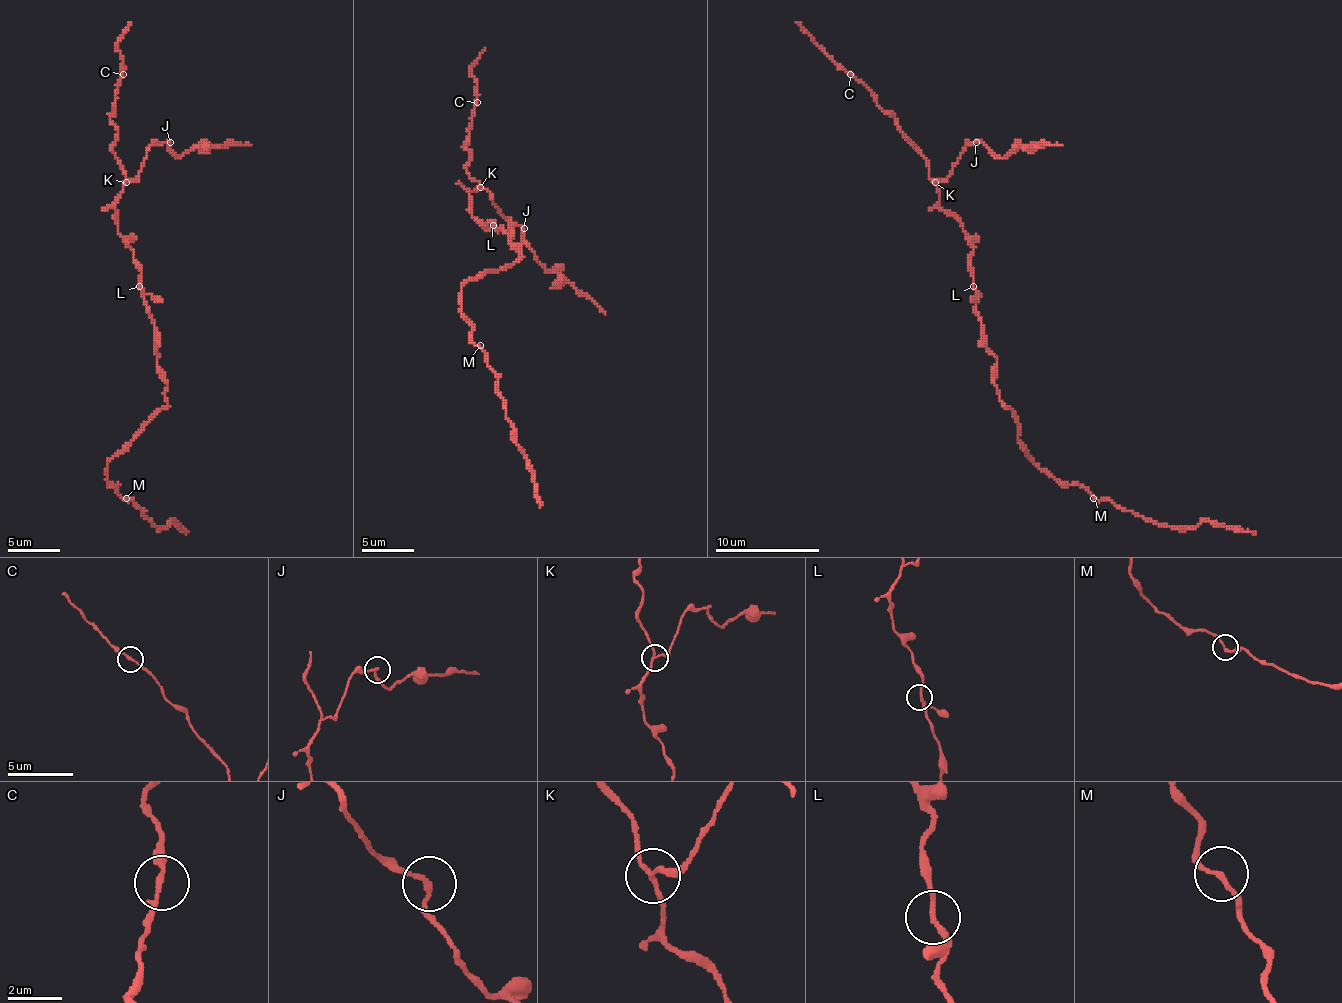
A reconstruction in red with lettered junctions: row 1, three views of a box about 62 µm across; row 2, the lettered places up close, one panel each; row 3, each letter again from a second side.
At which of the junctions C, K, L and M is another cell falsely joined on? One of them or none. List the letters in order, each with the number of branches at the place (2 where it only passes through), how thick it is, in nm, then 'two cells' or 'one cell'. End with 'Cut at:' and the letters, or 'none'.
C: 2 | 180 nm | one cell
K: 3 | 150 nm | two cells
L: 3 | 170 nm | one cell
M: 2 | 170 nm | one cell
Cut at: K

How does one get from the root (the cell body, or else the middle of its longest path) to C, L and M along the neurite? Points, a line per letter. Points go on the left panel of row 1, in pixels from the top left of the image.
C: (157, 346), (141, 268), (115, 218), (126, 171), (113, 153), (118, 132), (110, 119), (123, 74)
L: (157, 346), (154, 325), (146, 310), (144, 291), (139, 286)
M: (157, 346), (157, 372), (167, 385), (167, 404), (107, 464), (107, 479), (118, 485), (118, 492), (126, 498)

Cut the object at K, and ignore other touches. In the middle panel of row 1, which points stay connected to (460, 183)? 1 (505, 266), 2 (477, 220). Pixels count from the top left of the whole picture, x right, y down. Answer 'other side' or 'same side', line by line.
1: same side
2: same side

